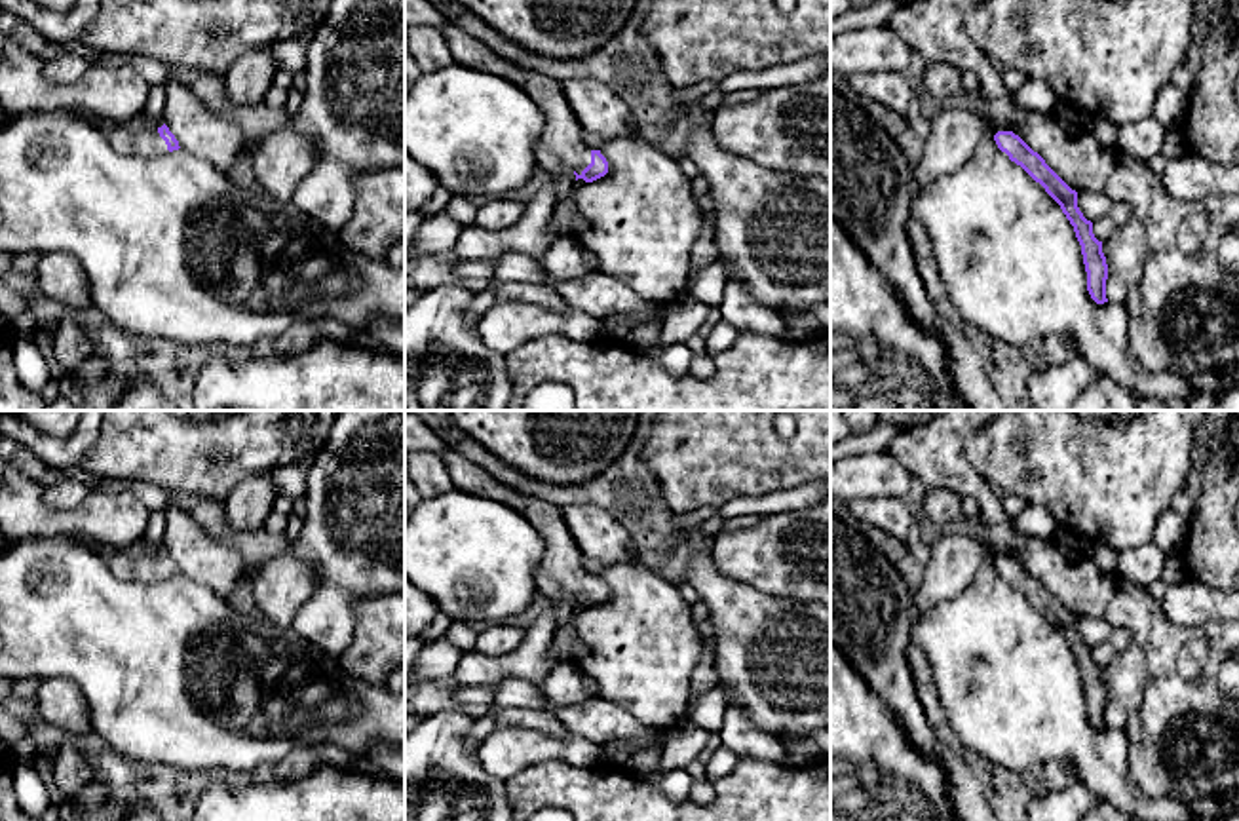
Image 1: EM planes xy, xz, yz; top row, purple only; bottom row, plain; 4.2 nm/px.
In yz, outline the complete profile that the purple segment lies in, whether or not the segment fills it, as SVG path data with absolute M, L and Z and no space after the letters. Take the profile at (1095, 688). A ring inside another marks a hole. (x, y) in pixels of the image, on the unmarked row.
M998 557L994 566L1011 587L1020 591L1045 618L1060 631L1062 639L1074 652L1081 671L1083 690L1087 697L1087 716L1096 730L1108 728L1106 705L1108 690L1102 678L1102 667L1093 659L1093 648L1083 642L1077 633L1077 618L1072 616L1047 589L1013 557Z

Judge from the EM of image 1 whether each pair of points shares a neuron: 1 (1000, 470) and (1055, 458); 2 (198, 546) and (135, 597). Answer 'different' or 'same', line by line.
1: same
2: different

